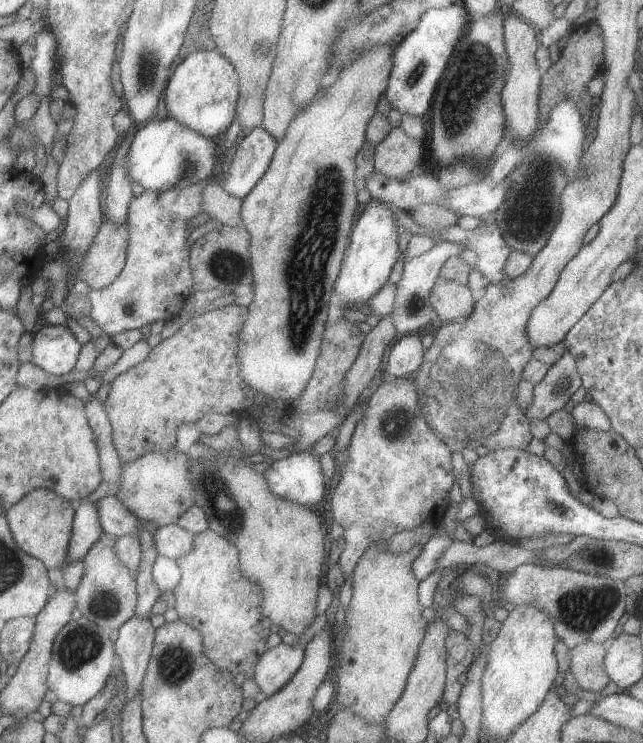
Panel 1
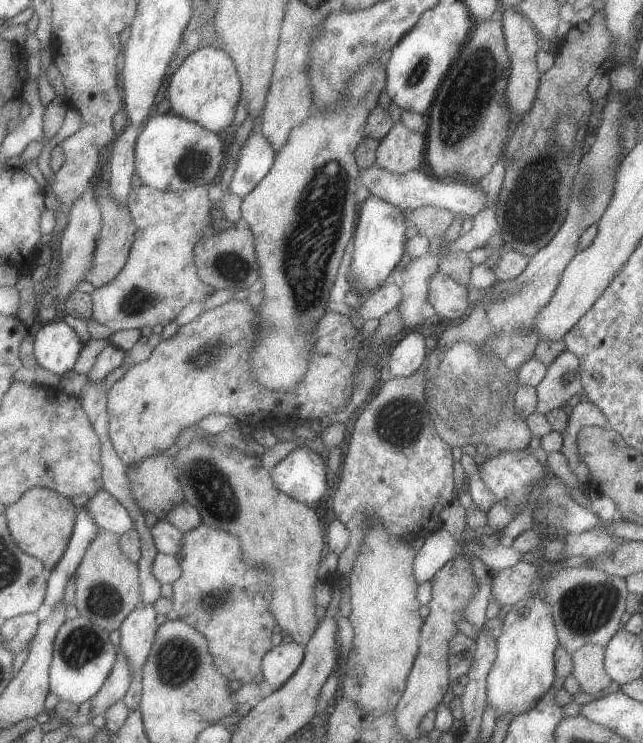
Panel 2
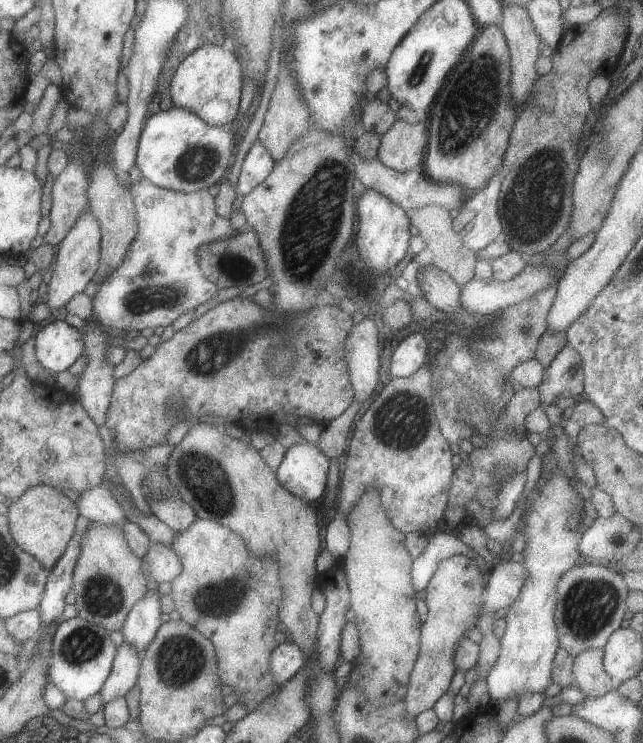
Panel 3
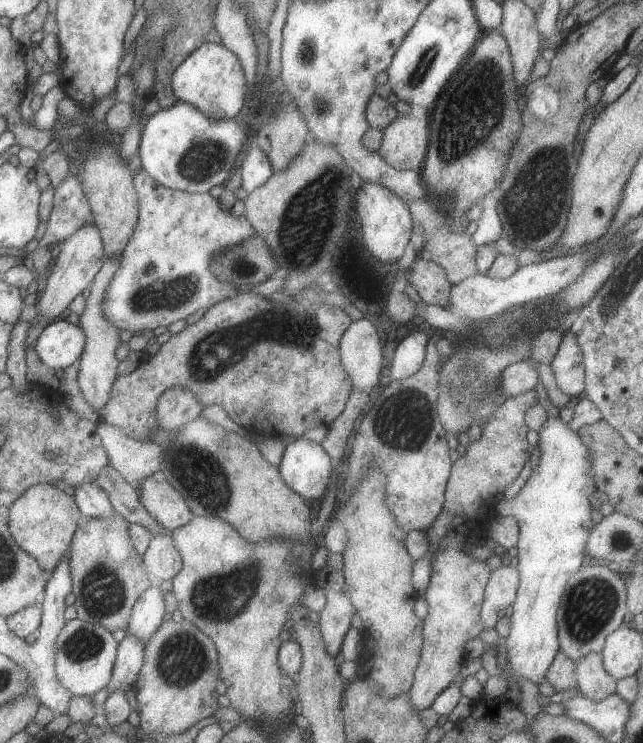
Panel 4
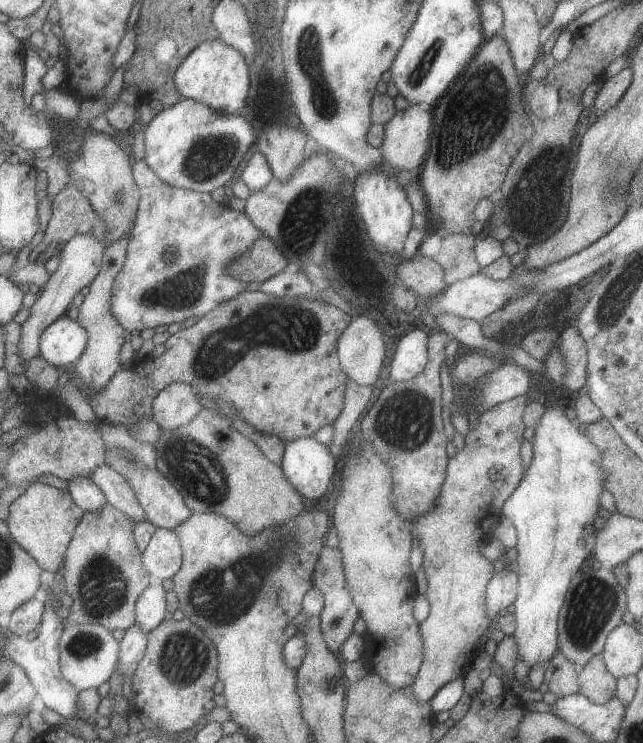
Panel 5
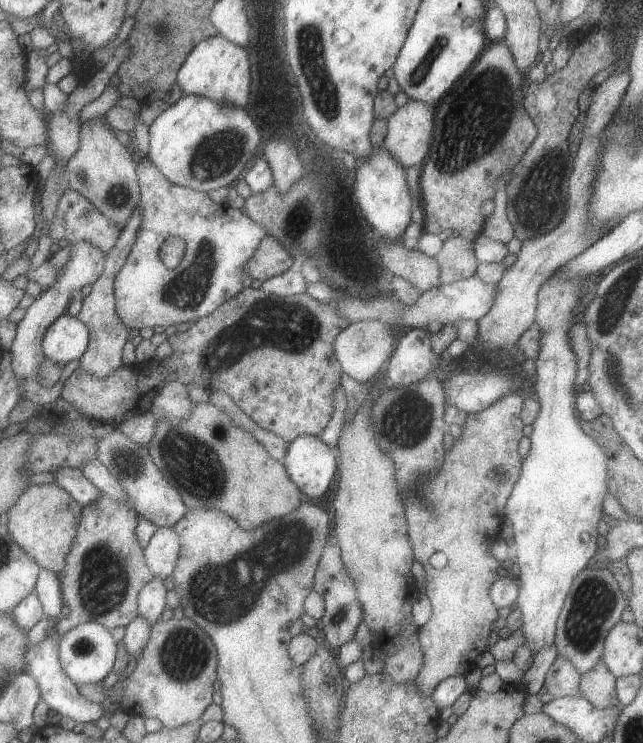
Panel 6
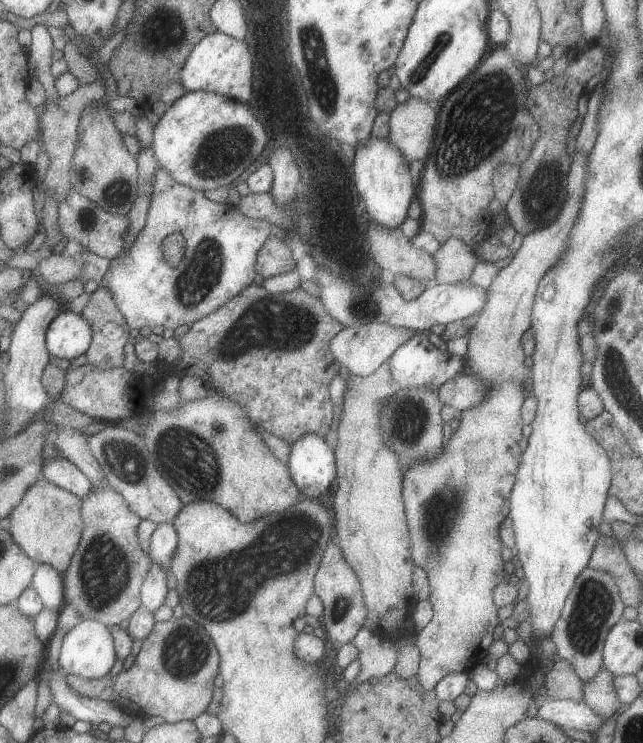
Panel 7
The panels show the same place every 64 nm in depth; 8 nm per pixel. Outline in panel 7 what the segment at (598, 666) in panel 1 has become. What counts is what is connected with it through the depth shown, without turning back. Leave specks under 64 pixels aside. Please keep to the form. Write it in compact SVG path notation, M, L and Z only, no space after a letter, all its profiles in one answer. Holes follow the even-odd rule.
M603 668L591 680L582 683L583 702L603 721L619 714L622 702L617 698L610 672Z

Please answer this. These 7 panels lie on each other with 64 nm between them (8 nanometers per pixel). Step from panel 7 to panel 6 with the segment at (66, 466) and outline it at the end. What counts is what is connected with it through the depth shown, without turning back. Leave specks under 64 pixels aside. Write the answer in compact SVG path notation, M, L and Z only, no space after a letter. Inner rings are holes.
M61 468L53 475L56 482L70 492L83 507L97 504L97 500L103 496L101 490L79 468Z

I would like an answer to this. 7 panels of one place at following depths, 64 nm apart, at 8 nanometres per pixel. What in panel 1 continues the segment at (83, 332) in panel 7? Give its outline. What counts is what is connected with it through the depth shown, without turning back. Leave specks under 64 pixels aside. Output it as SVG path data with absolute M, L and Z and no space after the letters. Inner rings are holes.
M67 325L42 327L35 336L32 362L49 374L61 376L77 366L82 345Z

